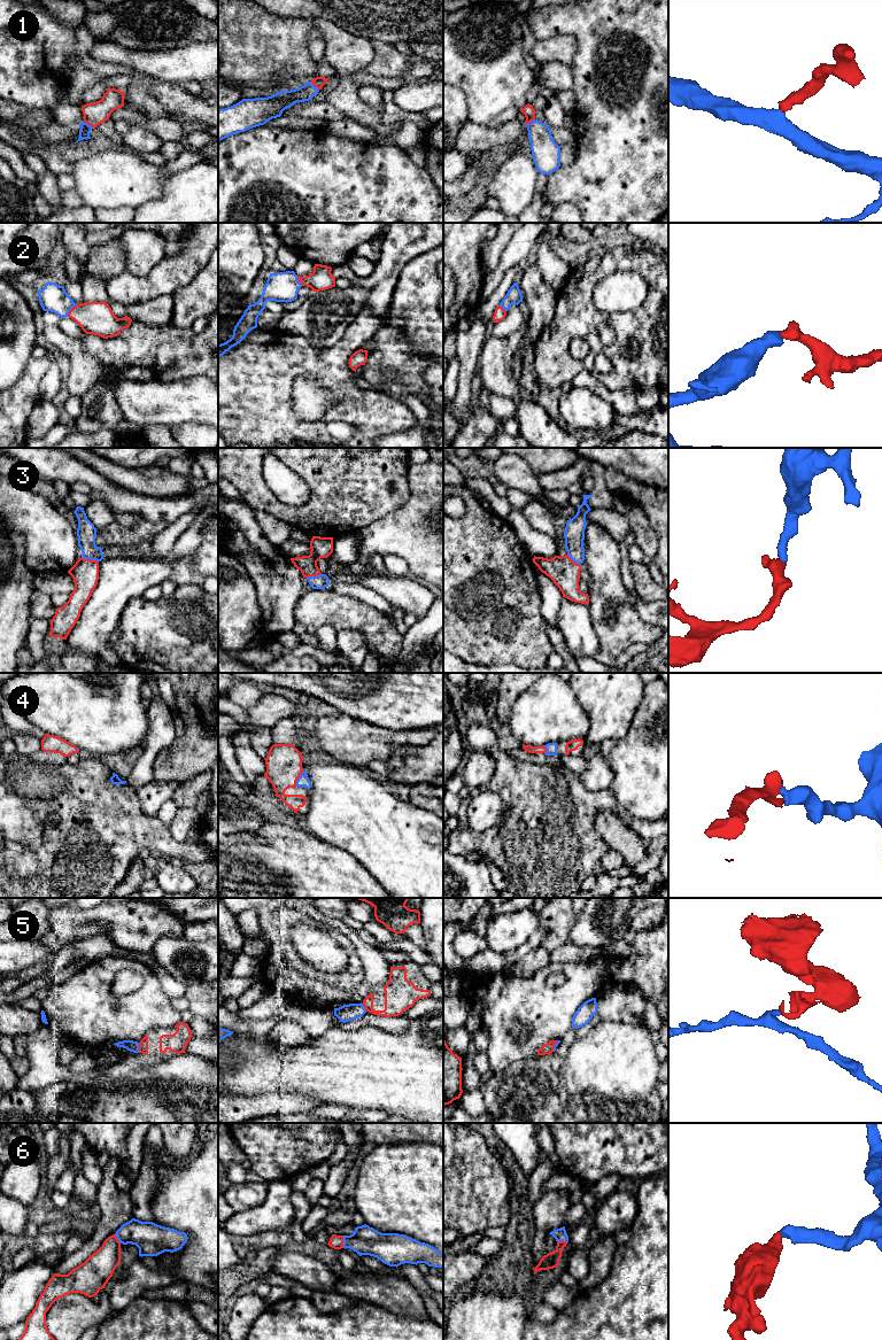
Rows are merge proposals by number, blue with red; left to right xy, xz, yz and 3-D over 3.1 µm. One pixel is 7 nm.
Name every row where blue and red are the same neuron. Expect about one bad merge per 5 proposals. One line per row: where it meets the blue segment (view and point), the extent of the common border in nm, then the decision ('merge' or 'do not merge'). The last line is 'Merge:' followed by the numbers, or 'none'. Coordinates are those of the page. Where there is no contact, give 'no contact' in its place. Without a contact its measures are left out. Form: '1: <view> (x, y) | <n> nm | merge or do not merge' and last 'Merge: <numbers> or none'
1: xz (314, 86) | 90 nm | merge
2: xy (70, 309) | 120 nm | merge
3: xy (90, 558) | 120 nm | merge
4: xz (299, 777) | 140 nm | merge
5: xy (138, 1047) | 70 nm | do not merge
6: xz (343, 1241) | 90 nm | merge
Merge: 1, 2, 3, 4, 6

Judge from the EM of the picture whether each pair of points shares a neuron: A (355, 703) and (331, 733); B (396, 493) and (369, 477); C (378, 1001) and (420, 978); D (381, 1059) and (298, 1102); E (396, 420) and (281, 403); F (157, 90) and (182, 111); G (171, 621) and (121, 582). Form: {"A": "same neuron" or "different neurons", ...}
{"A": "different neurons", "B": "same neuron", "C": "same neuron", "D": "different neurons", "E": "same neuron", "F": "same neuron", "G": "different neurons"}

